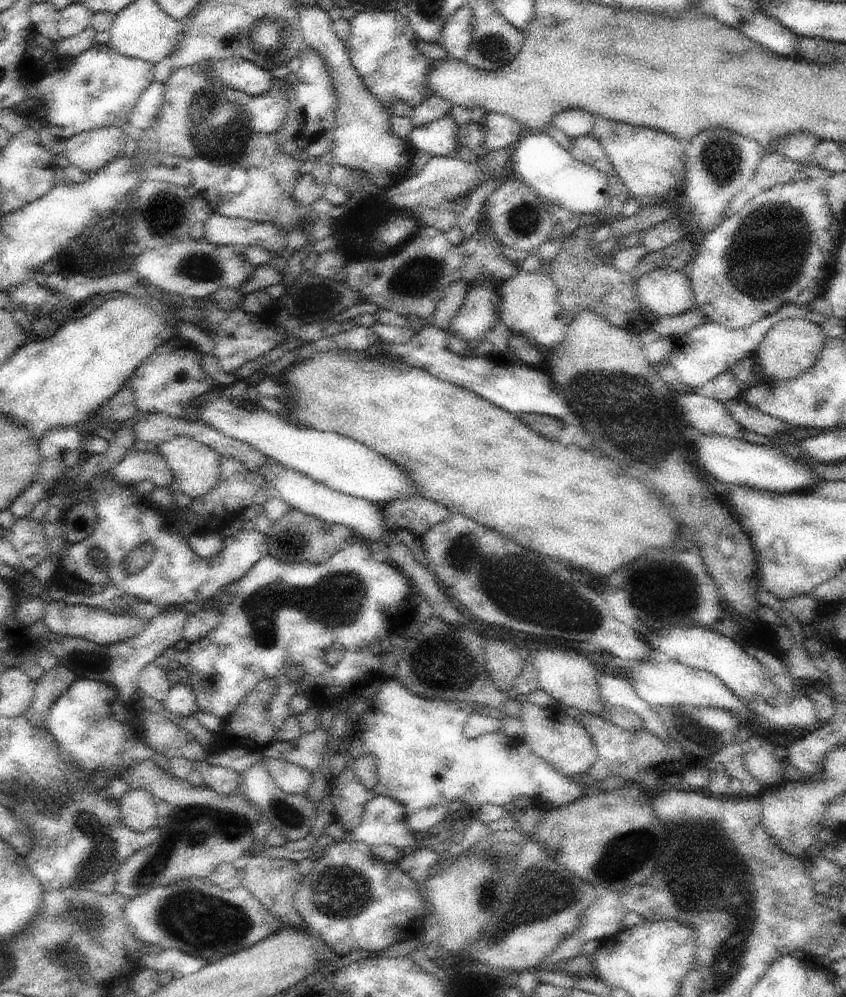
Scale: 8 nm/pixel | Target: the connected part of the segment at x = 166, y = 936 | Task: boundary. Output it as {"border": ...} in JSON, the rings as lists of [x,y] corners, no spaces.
{"border":[[[208,877],[187,879],[169,886],[157,887],[144,895],[128,899],[125,903],[124,917],[126,923],[133,928],[137,940],[162,949],[192,952],[191,956],[206,960],[218,952],[226,957],[247,947],[255,946],[280,928],[287,926],[271,916],[246,888],[239,885],[230,891],[221,890],[213,886]]]}

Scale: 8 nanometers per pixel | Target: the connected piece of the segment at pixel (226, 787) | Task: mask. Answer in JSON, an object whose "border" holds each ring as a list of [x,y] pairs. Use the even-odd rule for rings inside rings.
{"border":[[[197,761],[194,767],[202,775],[205,786],[219,796],[234,795],[240,790],[242,778],[236,770],[212,765],[205,761]]]}

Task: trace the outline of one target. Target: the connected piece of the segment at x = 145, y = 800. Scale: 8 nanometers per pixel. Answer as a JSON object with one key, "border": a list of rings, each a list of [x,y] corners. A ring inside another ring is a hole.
{"border":[[[131,789],[119,802],[125,824],[134,831],[157,827],[155,799],[147,789]]]}

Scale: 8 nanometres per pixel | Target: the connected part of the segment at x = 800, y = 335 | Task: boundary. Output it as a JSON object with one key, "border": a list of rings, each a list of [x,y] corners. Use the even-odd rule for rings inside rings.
{"border":[[[806,318],[780,320],[770,328],[755,356],[763,366],[763,376],[770,381],[788,381],[804,375],[820,359],[826,337],[822,328]]]}

